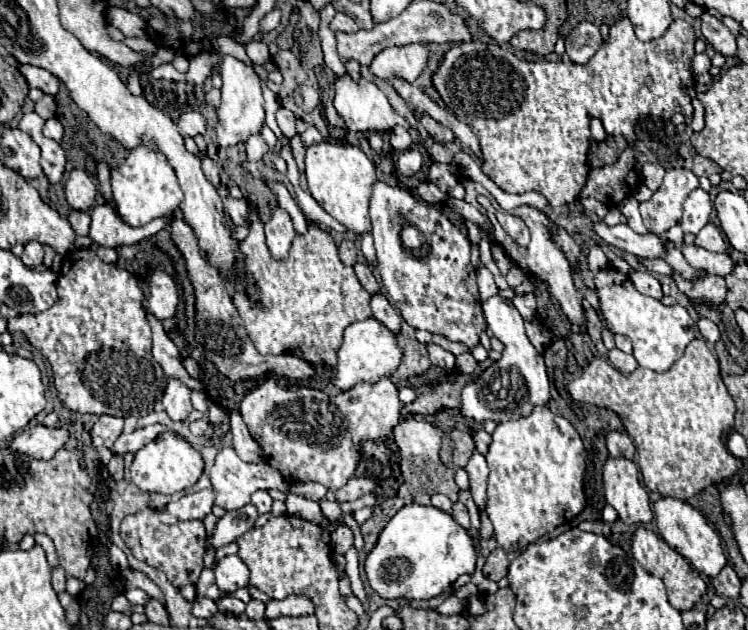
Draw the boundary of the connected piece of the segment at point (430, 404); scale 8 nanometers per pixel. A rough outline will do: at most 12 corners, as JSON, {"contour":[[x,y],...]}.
{"contour":[[453,384],[417,388],[417,400],[401,414],[435,414],[441,408],[461,406],[461,388]]}

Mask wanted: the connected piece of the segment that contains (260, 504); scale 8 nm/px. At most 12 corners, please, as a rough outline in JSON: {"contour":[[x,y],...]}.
{"contour":[[263,490],[251,496],[259,516],[271,512],[273,498]]}

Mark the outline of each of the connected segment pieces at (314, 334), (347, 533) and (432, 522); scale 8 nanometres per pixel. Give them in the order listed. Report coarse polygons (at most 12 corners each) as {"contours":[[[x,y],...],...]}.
{"contours":[[[263,222],[241,242],[261,308],[233,304],[261,354],[335,366],[371,294],[317,226],[269,256]],[[339,524],[331,532],[331,546],[345,554],[353,546],[353,530]],[[413,502],[363,568],[385,600],[429,600],[473,574],[469,532]]]}

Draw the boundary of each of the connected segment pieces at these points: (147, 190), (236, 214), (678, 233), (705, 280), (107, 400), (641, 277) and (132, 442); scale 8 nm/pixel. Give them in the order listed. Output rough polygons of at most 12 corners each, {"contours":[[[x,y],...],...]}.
{"contours":[[[151,140],[111,170],[131,228],[167,216],[181,188]],[[225,184],[217,186],[225,212],[241,226],[249,216],[247,200],[231,198]],[[697,188],[679,224],[659,236],[675,244],[709,222],[709,194]],[[705,274],[699,282],[673,276],[689,298],[709,306],[725,302],[725,280]],[[63,256],[59,300],[7,320],[67,410],[145,416],[167,386],[137,278]],[[633,272],[631,282],[641,294],[663,298],[651,272]],[[151,424],[131,434],[121,434],[113,446],[115,454],[137,452],[163,432],[163,424]]]}

